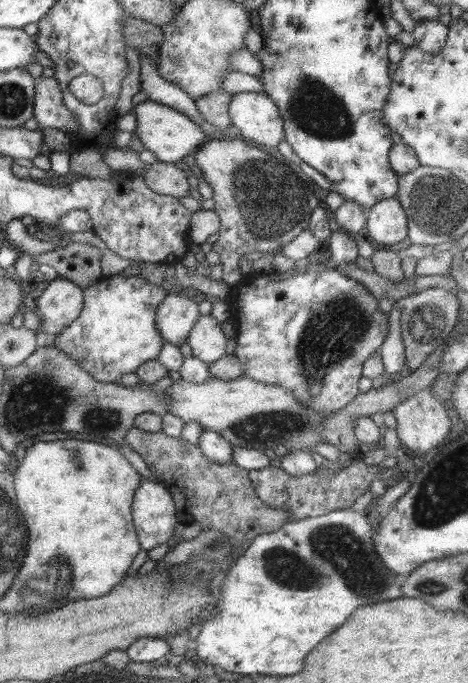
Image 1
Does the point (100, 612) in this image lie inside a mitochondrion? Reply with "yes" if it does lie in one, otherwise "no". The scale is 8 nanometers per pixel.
no

